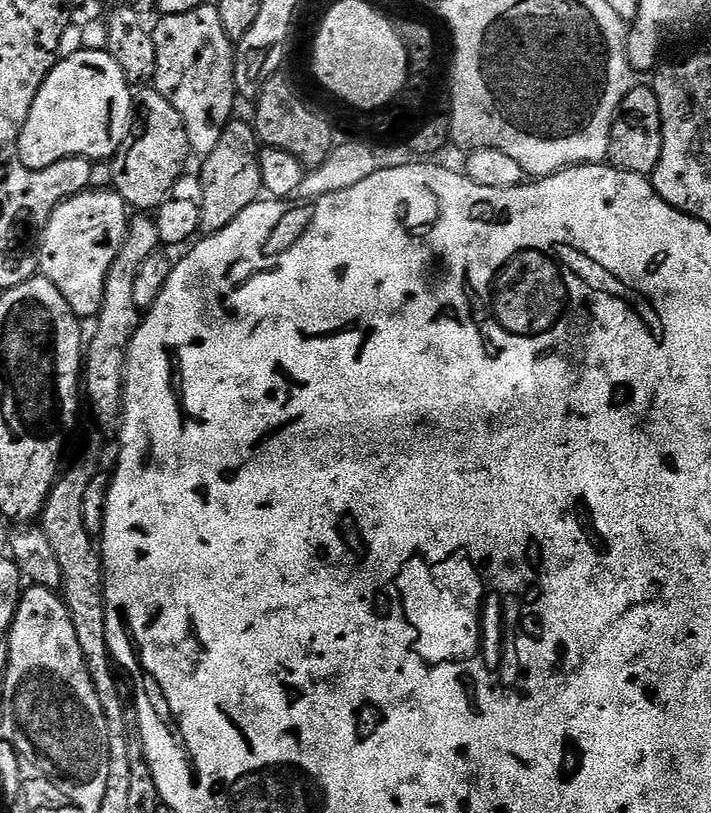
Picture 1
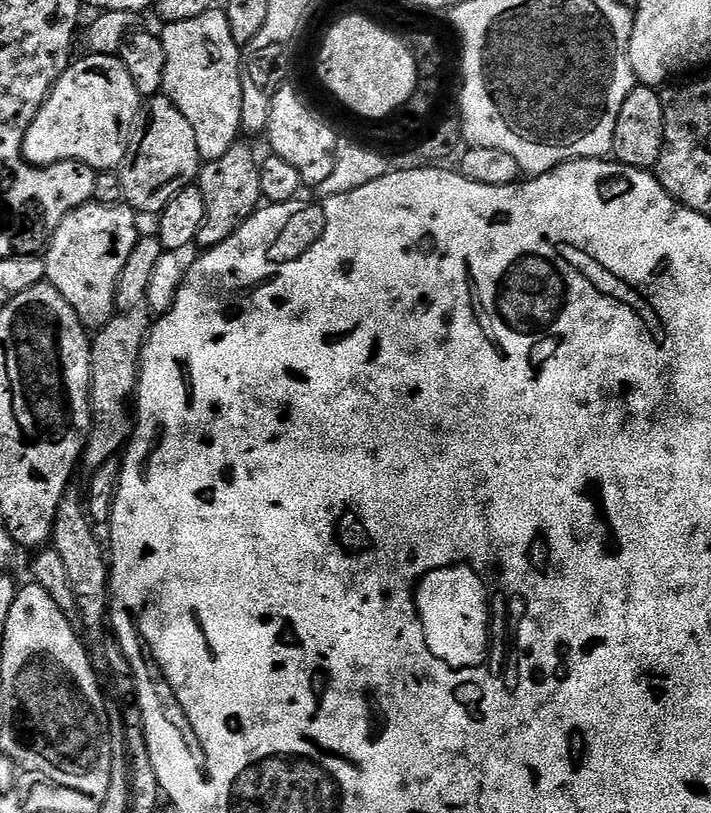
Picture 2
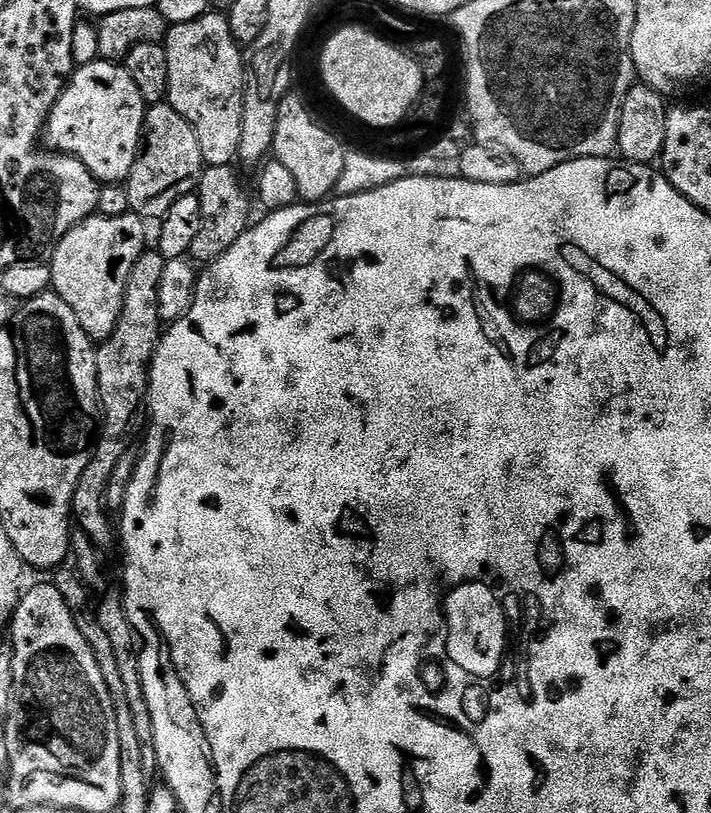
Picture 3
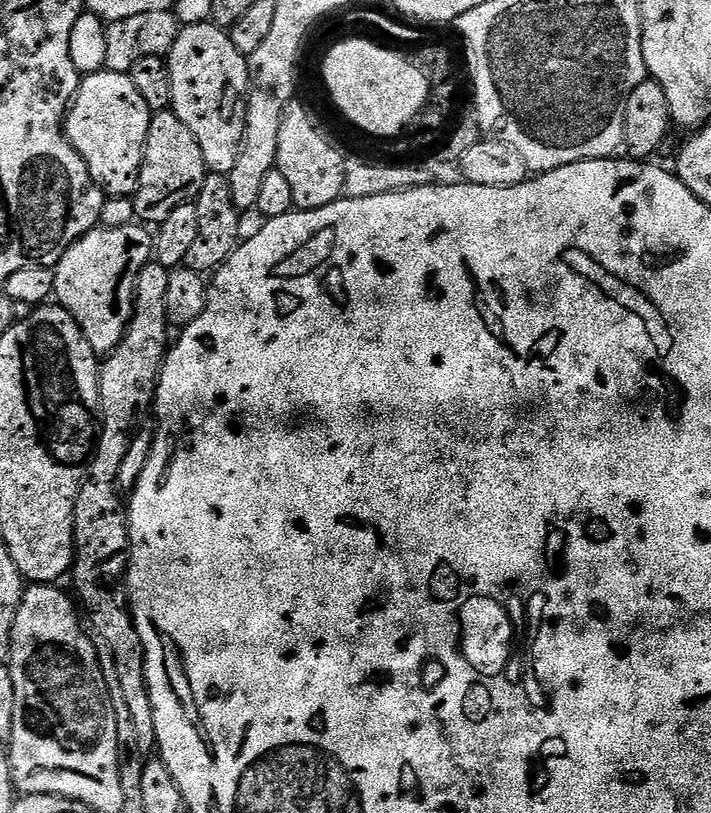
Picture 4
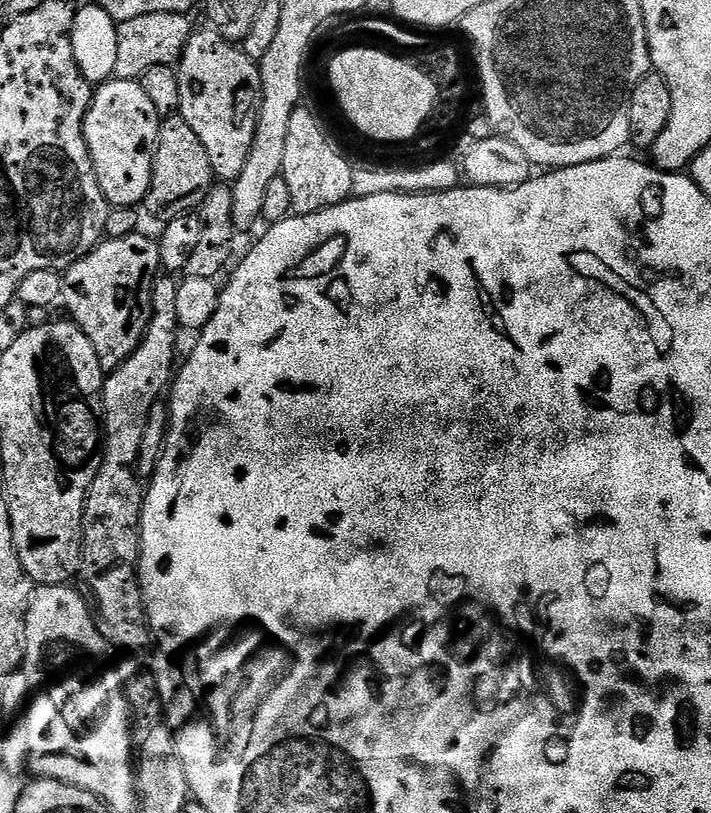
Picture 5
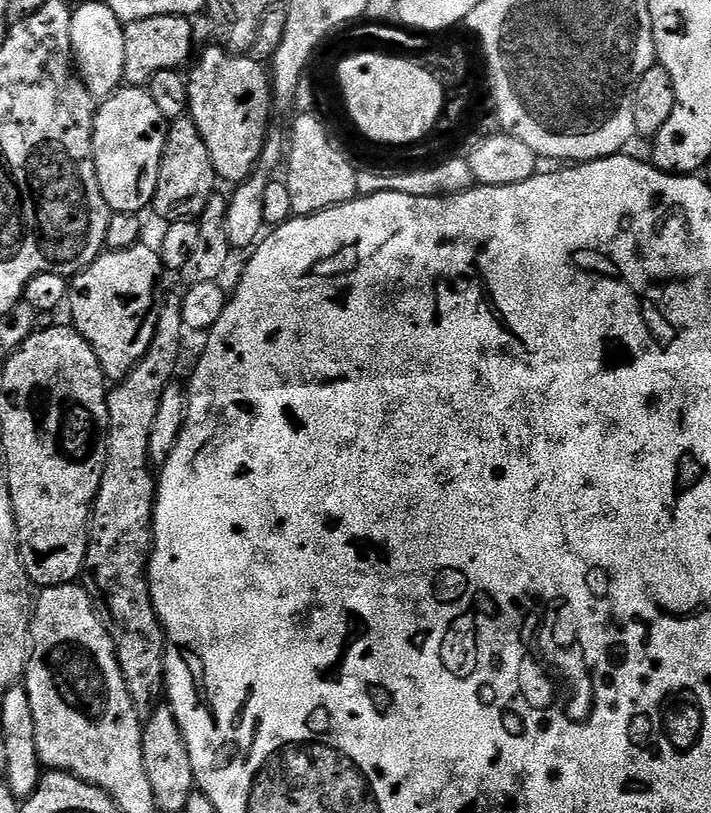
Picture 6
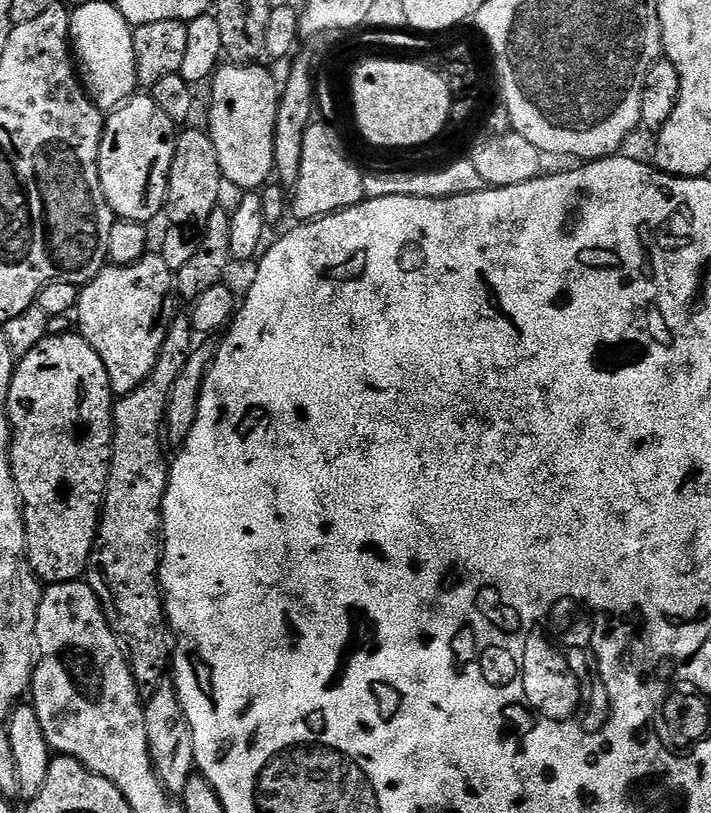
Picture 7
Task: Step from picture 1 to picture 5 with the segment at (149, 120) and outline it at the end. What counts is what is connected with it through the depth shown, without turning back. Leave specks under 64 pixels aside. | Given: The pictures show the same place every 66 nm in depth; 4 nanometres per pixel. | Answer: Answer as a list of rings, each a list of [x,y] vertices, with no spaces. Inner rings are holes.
[[[179,114],[167,117],[160,125],[152,182],[143,207],[149,208],[160,222],[167,222],[173,216],[195,213],[200,203],[208,197],[208,191],[212,187],[214,187],[214,177],[210,157],[206,154],[206,146],[202,145],[198,134],[190,130],[190,126]]]

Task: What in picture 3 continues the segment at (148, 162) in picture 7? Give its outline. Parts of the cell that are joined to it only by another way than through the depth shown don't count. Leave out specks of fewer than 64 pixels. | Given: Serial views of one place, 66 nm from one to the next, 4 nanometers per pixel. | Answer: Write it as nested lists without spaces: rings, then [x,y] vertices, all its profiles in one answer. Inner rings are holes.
[[[97,58],[79,65],[58,98],[42,133],[47,147],[78,158],[104,186],[120,186],[134,170],[144,140],[146,105],[134,78],[119,63]]]

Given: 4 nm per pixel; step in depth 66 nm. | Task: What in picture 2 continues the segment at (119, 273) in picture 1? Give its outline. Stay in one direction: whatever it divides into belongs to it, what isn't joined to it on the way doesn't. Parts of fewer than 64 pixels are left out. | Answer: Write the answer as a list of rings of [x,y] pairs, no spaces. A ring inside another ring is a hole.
[[[141,235],[140,241],[134,246],[130,258],[126,258],[126,270],[122,270],[120,281],[116,287],[116,307],[119,309],[112,321],[105,328],[99,329],[91,337],[92,341],[92,385],[90,386],[90,402],[92,403],[92,437],[84,448],[82,457],[83,467],[97,470],[108,460],[113,459],[127,445],[130,433],[134,427],[134,416],[130,409],[134,404],[136,381],[140,379],[140,352],[148,338],[154,323],[148,310],[148,291],[150,290],[150,276],[154,274],[154,266],[158,266],[158,258],[165,252],[160,244],[159,235]]]

